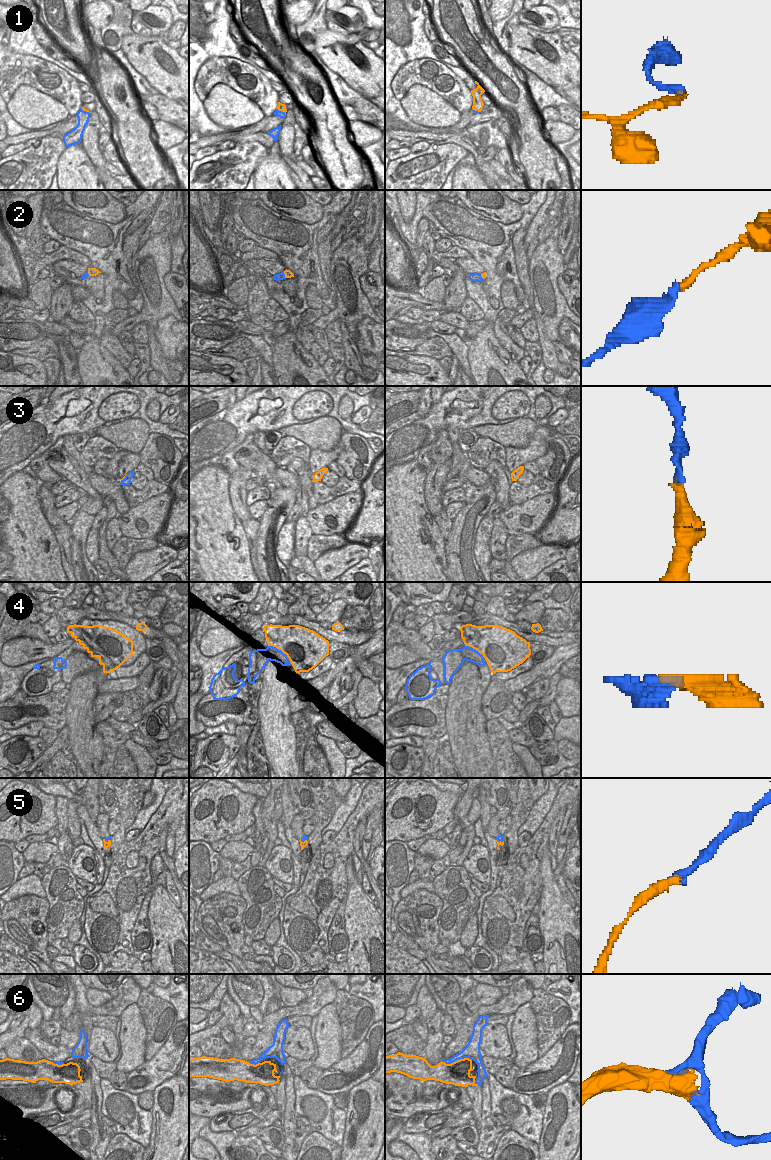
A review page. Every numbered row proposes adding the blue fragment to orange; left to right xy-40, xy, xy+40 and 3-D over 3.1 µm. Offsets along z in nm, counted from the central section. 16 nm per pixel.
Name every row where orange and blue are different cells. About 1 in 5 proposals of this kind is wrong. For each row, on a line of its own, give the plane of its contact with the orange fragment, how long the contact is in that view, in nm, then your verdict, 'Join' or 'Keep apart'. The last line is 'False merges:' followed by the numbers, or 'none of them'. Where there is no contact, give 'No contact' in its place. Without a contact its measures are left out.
1: Touches orange in xy. Shared border 190 nm. Keep apart
2: Touches orange in xy. Shared border 120 nm. Join
3: Touches orange in xy-40. Shared border 150 nm. Join
4: Touches orange in xy. Shared border 380 nm. Keep apart
5: Touches orange in xy-40. Shared border 110 nm. Join
6: Touches orange in xy+40. Shared border 500 nm. Join
False merges: 1, 4.

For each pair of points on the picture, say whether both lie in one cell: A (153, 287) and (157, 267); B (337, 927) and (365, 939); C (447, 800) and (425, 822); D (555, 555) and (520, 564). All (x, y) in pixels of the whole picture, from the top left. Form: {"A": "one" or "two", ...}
{"A": "one", "B": "two", "C": "one", "D": "one"}

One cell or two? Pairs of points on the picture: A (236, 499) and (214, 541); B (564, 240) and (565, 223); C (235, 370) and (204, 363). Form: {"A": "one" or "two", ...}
{"A": "two", "B": "one", "C": "one"}

